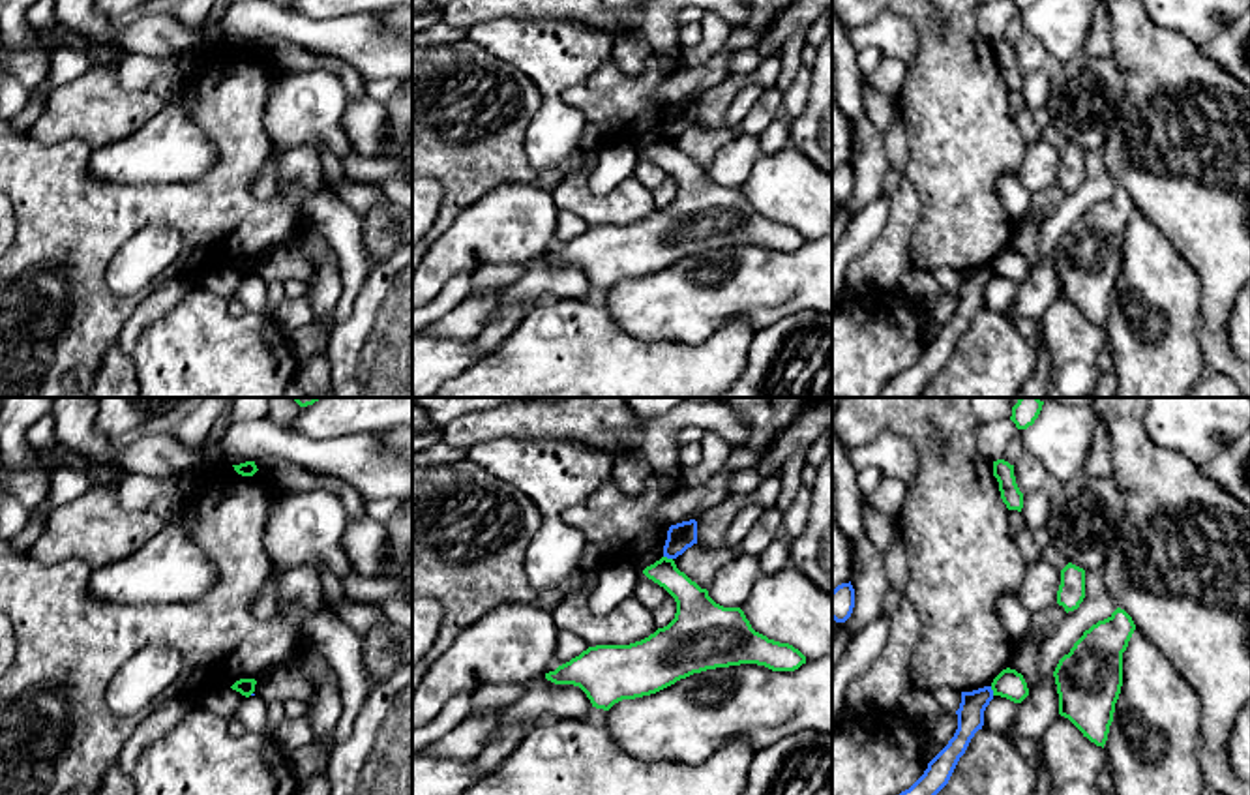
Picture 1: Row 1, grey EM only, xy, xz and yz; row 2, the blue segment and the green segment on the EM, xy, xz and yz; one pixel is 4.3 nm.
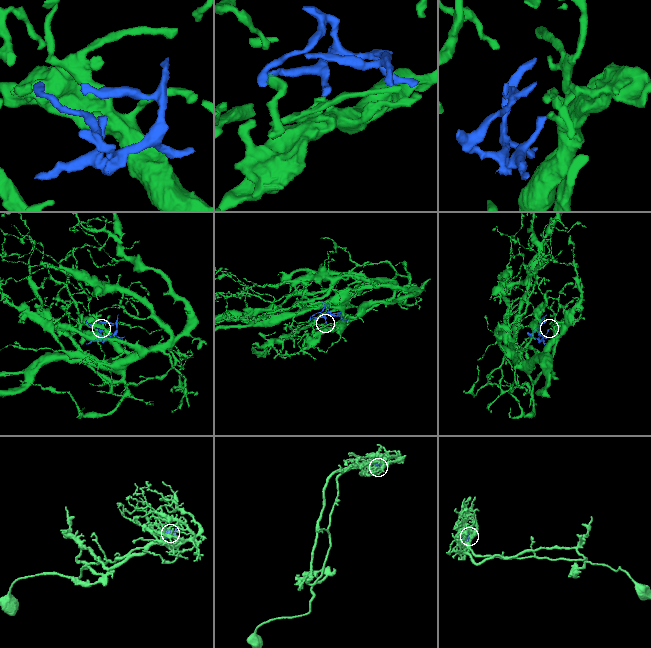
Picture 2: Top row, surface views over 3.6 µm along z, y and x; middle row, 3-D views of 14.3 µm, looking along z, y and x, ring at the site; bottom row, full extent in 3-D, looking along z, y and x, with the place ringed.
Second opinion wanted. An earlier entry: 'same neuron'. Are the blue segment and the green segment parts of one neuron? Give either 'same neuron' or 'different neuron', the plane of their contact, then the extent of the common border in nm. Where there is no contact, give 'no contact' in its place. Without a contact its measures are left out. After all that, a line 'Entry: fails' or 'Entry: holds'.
different neuron | xz | 40 nm
Entry: fails

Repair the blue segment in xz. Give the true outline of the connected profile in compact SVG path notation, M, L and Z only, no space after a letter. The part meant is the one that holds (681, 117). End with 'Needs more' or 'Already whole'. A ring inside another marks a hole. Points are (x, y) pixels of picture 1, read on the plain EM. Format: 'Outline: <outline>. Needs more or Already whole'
Outline: M695 99L671 105L667 111L665 126L663 126L663 137L677 139L693 124L697 124L697 101Z. Already whole

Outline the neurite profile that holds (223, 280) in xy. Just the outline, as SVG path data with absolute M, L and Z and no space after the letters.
M219 266L219 268L206 272L201 278L199 285L206 287L210 291L216 291L227 298L232 298L232 296L236 296L236 292L244 281L246 281L246 276L242 276L240 272L236 272L229 266Z

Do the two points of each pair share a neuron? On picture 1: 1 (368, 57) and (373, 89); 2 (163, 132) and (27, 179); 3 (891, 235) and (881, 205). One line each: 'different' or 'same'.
1: different
2: different
3: different

